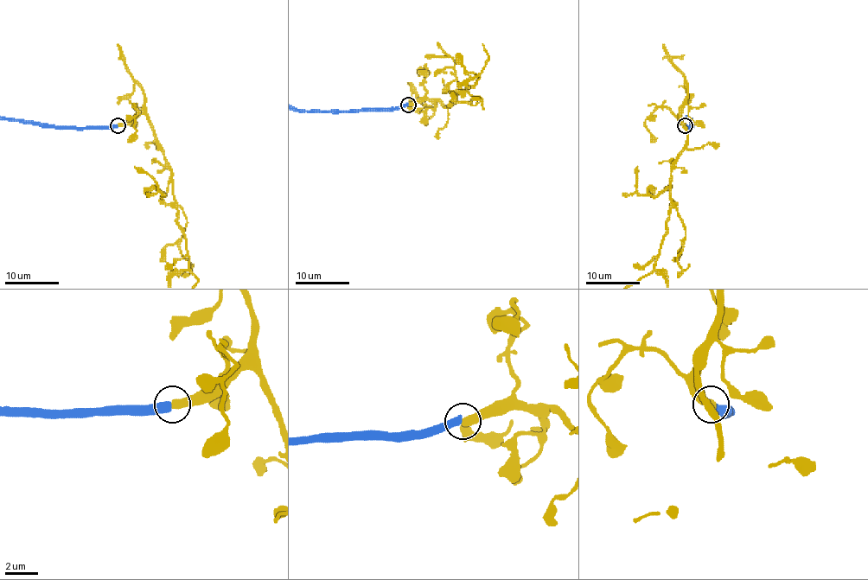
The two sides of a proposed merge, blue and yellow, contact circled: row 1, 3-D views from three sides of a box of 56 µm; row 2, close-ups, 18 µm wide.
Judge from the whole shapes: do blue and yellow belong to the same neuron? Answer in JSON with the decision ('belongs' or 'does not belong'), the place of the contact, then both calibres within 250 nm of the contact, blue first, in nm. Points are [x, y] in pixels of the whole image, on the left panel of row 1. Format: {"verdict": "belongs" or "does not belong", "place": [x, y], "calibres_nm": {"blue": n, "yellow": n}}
{"verdict": "belongs", "place": [118, 125], "calibres_nm": {"blue": 500, "yellow": 480}}

